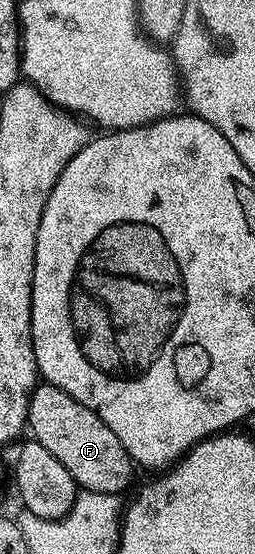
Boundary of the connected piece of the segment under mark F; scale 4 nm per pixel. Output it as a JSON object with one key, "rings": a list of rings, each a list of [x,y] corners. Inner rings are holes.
{"rings":[[[45,381],[39,382],[30,395],[26,422],[28,431],[34,434],[31,435],[33,442],[44,445],[44,449],[48,449],[48,453],[52,453],[52,457],[72,473],[81,490],[117,496],[118,491],[124,490],[129,483],[132,460],[124,445],[120,445],[116,433],[112,433],[112,429],[108,429],[92,409],[68,397],[64,389]]]}

